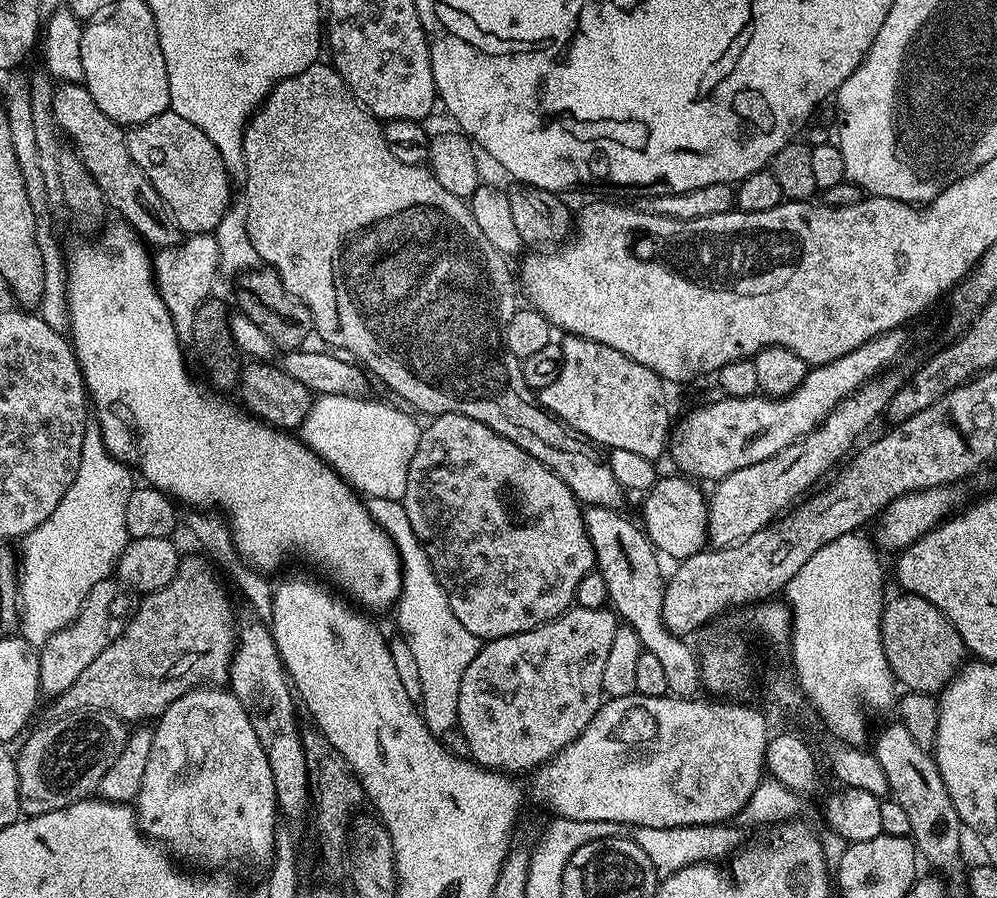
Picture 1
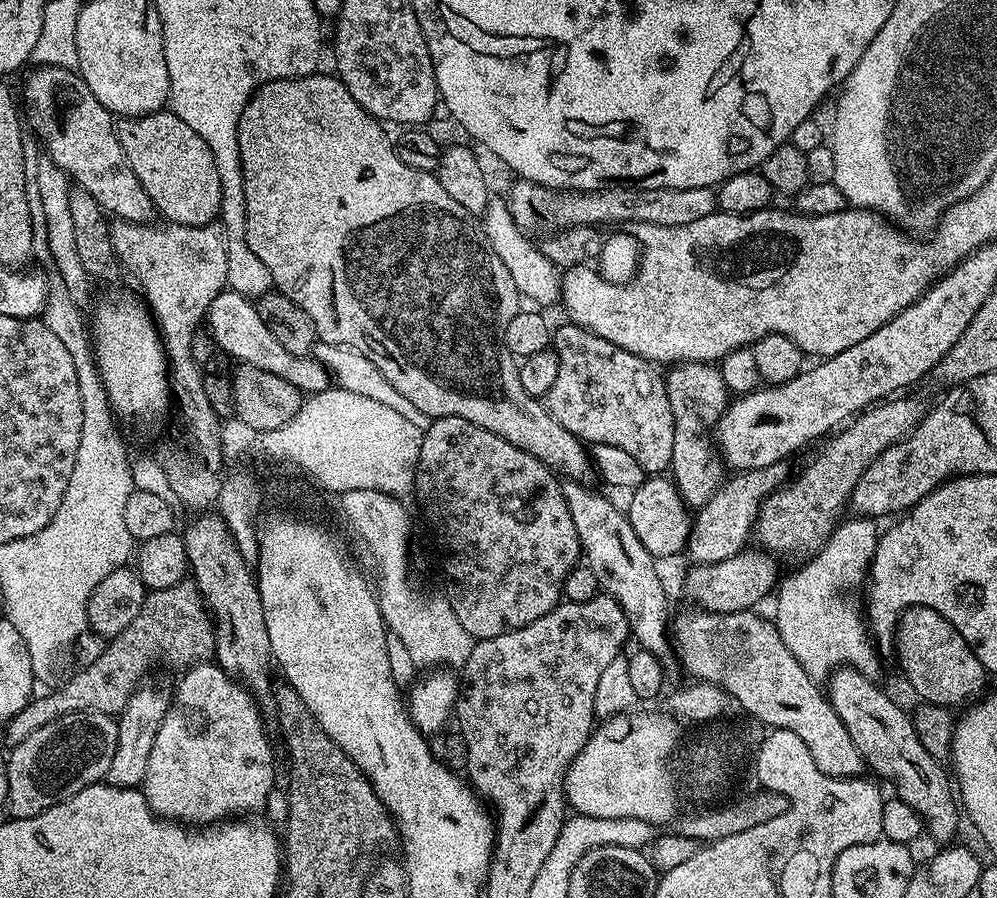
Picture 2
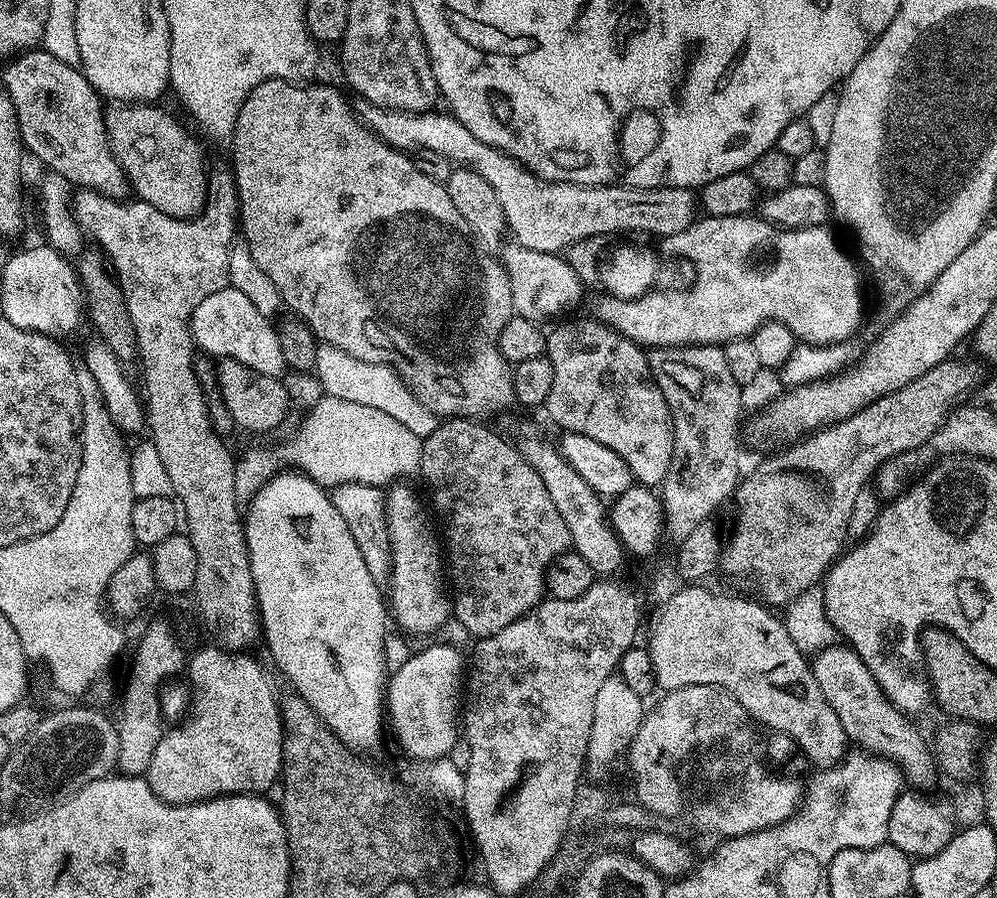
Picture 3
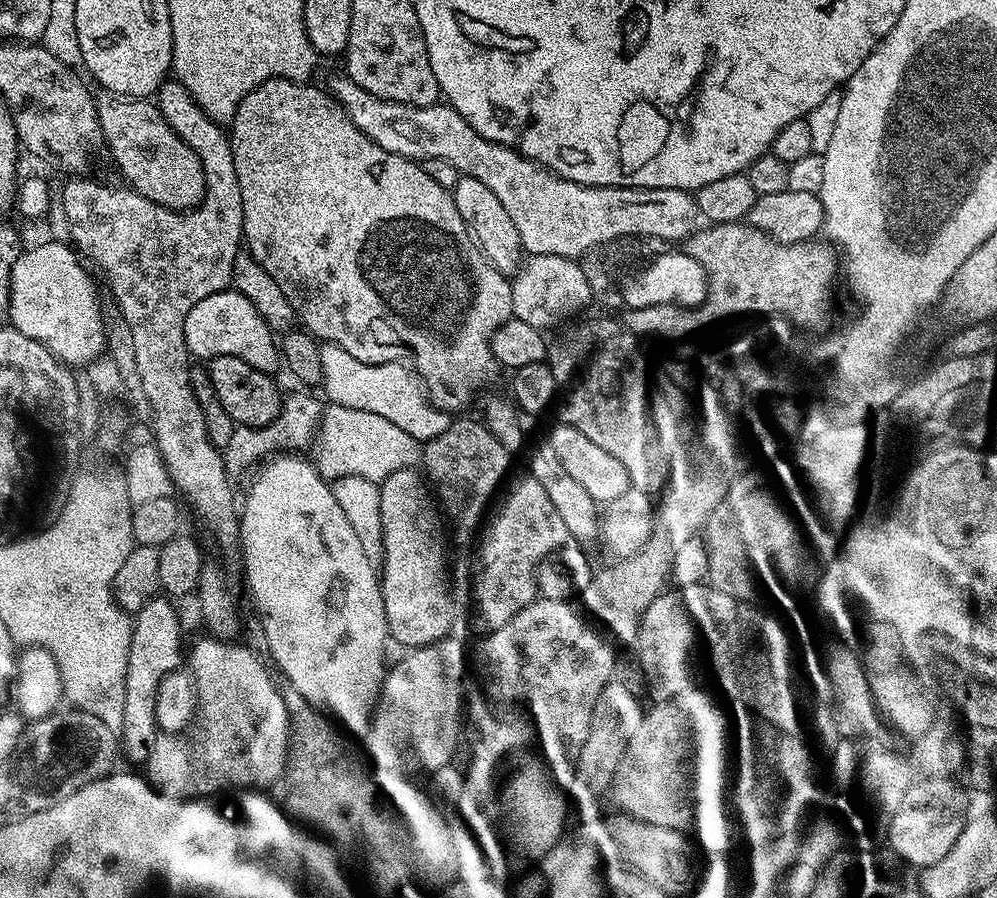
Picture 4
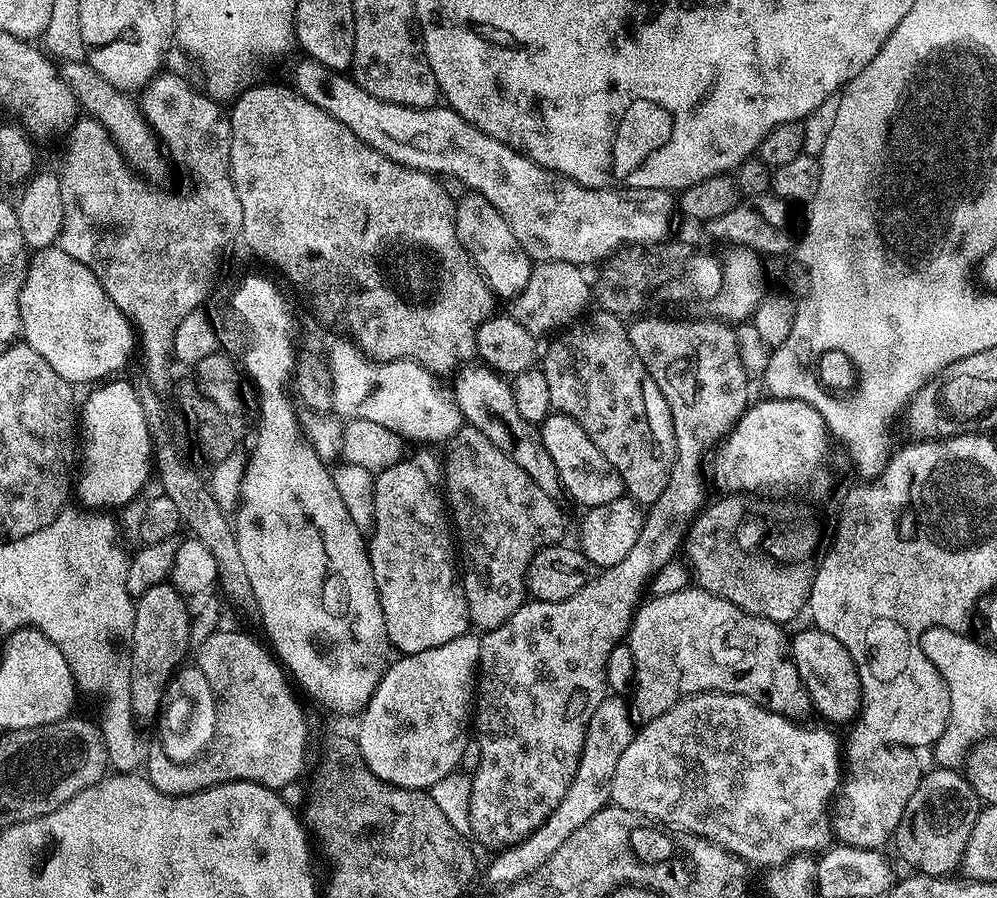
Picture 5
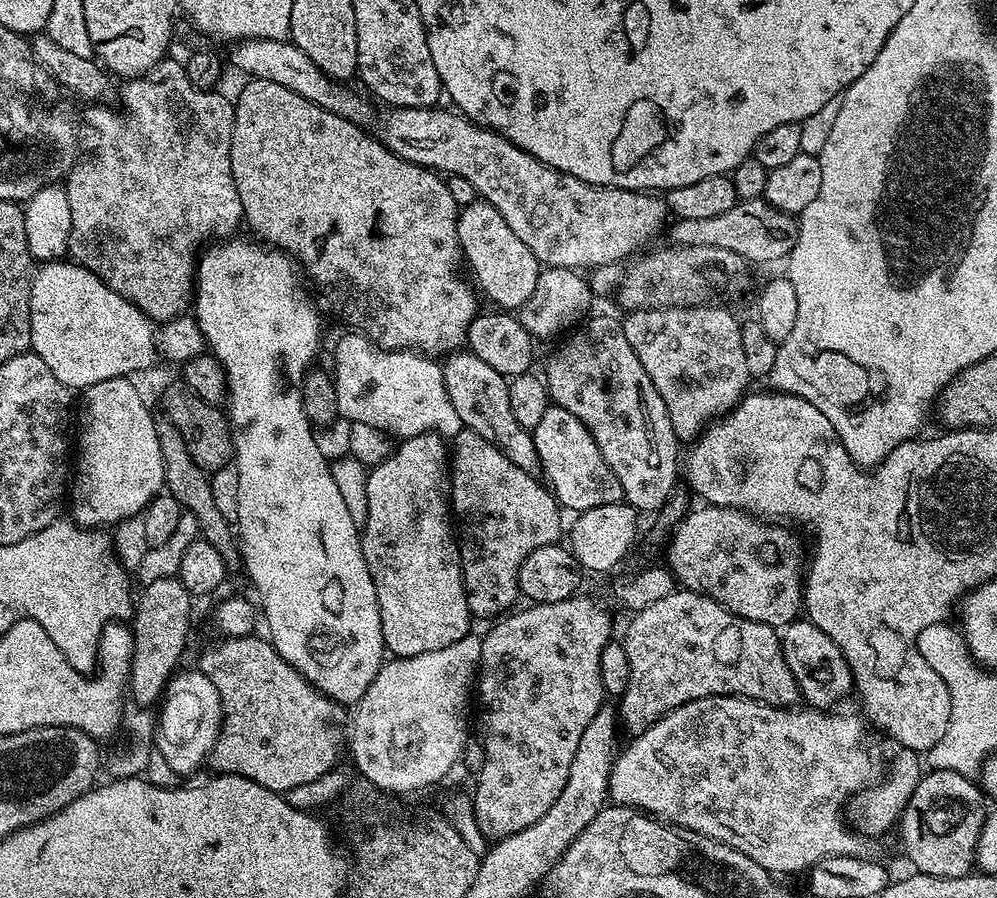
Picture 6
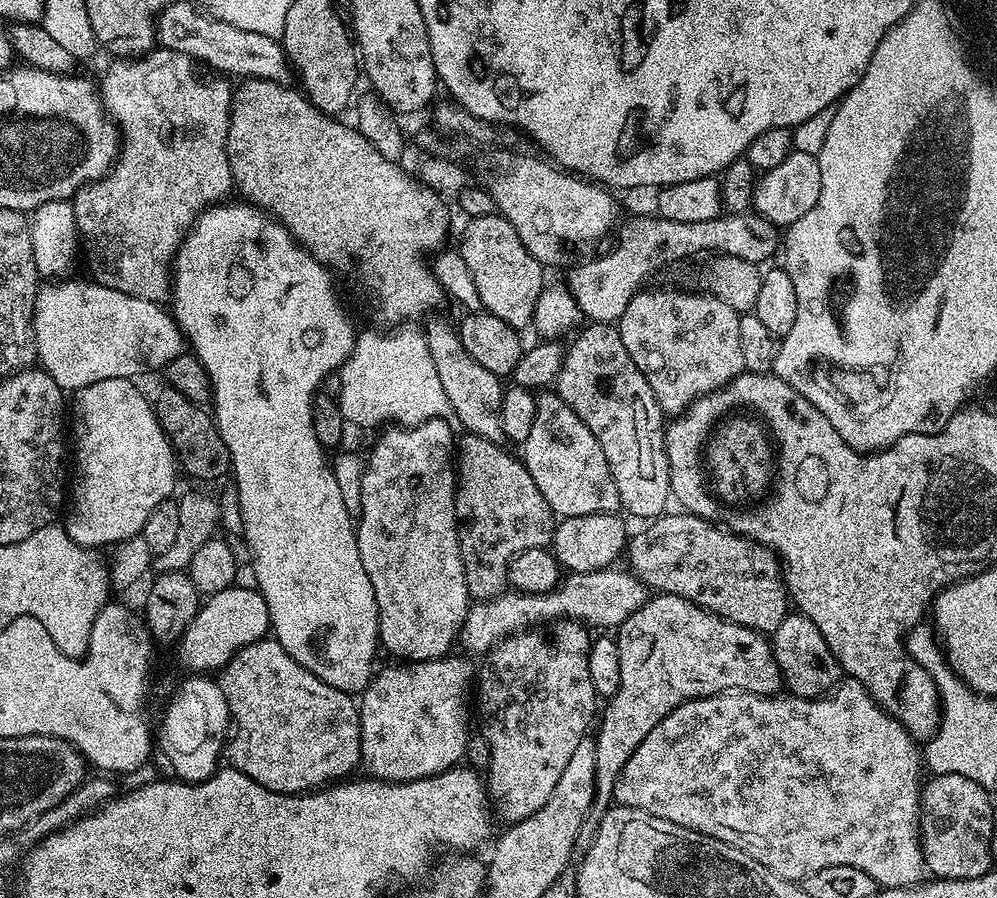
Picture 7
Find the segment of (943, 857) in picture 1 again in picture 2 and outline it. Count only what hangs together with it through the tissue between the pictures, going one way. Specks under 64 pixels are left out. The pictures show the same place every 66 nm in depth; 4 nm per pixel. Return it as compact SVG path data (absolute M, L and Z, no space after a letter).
M839 667L826 680L826 695L838 718L842 718L846 734L850 734L854 746L858 746L858 754L862 754L865 765L873 768L877 777L885 776L892 783L895 799L906 802L906 806L920 815L927 835L929 832L940 846L947 845L955 841L952 839L960 828L960 816L962 820L949 769L918 742L911 715L907 711L904 713L878 684L854 667Z

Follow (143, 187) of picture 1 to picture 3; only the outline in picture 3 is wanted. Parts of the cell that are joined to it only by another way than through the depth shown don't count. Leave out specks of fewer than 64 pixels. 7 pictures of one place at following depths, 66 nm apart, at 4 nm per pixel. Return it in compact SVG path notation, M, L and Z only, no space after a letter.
M43 50L19 53L9 64L12 65L4 72L2 87L10 94L10 102L14 102L25 149L31 155L33 152L47 171L62 174L77 189L124 200L130 185L108 144L105 105L79 67L60 62Z

